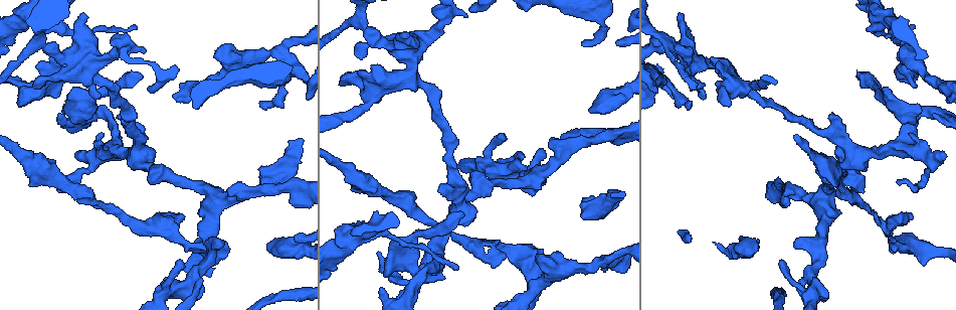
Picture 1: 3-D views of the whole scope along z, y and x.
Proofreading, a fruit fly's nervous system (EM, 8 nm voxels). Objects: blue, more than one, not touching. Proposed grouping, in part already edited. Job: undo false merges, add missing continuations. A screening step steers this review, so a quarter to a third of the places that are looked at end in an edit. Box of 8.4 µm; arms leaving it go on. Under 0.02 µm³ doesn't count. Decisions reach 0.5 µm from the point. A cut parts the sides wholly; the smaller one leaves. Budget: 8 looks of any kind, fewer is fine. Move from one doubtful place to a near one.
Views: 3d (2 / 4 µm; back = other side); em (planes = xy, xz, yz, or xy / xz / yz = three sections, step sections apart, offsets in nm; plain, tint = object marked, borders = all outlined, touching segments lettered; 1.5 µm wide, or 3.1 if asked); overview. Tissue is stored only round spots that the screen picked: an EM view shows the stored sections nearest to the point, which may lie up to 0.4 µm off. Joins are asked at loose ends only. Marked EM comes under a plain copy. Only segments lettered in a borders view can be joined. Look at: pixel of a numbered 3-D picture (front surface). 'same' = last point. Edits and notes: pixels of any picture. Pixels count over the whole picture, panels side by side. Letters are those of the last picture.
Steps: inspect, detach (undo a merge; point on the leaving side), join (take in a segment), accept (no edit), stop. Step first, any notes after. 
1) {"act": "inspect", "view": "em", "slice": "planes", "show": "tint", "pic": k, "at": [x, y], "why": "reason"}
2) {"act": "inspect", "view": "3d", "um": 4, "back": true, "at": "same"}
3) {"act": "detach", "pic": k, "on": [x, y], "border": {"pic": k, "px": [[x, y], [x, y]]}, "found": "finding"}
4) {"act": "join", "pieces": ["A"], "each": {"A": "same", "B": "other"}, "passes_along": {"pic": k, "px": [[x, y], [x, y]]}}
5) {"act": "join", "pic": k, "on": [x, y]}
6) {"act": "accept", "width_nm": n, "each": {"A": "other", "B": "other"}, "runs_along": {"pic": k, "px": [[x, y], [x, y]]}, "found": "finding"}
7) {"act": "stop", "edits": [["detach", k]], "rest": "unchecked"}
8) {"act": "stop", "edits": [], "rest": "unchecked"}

{"act": "inspect", "view": "em", "slice": "xy", "step": 4, "show": "borders", "pic": 1, "at": [719, 69], "why": "stops while still wide"}

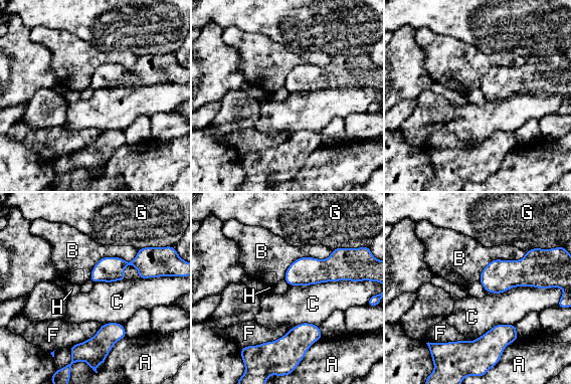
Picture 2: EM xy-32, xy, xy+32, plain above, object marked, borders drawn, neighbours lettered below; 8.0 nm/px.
{"act": "inspect", "view": "em", "slice": "planes", "show": "borders", "at": "same"}

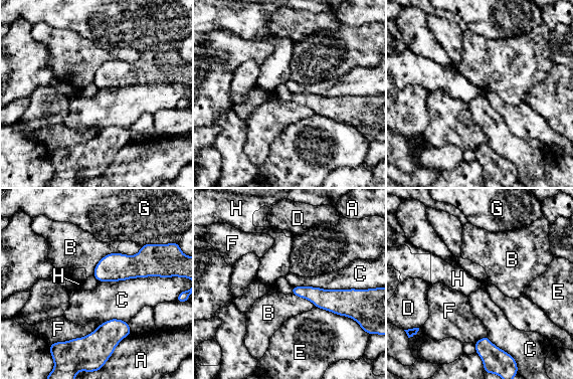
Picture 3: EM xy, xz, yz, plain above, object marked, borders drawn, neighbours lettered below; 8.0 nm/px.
{"act": "accept", "each": {"A": "other", "B": "other", "C": "other", "D": "other", "E": "other", "F": "other", "G": "other", "H": "other"}, "border": {"pic": 3, "px": [[166, 276], [138, 276], [99, 281]]}, "found": "no lettered segment goes on from it"}

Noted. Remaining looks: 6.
{"act": "inspect", "view": "em", "slice": "planes", "show": "tint", "pic": 1, "at": [179, 215], "why": "branch stops here"}

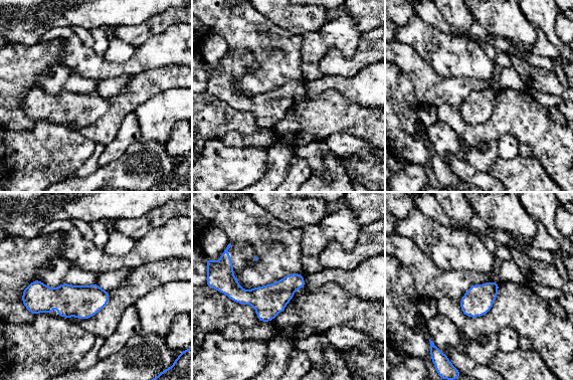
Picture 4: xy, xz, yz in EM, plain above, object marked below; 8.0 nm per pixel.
{"act": "inspect", "view": "em", "slice": "planes", "show": "borders", "at": "same", "why": "see the neighbours"}

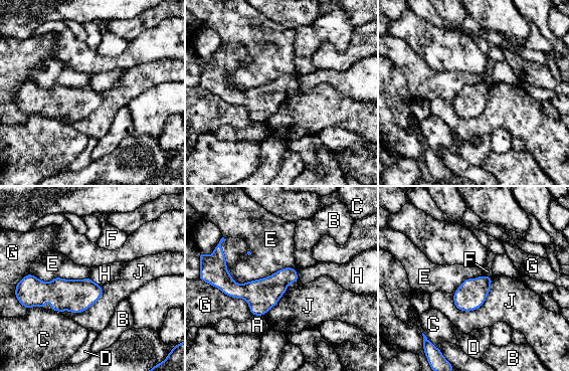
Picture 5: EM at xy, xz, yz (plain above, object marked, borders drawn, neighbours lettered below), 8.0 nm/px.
{"act": "accept", "longest_contact_nm": ["E", 550], "each": {"A": "other", "B": "other", "C": "other", "D": "other", "E": "other", "F": "other", "G": "other", "H": "other", "J": "other"}, "border": {"pic": 5, "px": [[297, 268], [298, 279], [287, 288]]}, "found": "no lettered segment goes on from it"}

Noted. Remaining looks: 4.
{"act": "inspect", "view": "em", "slice": "planes", "show": "tint", "pic": 1, "at": [134, 25]}

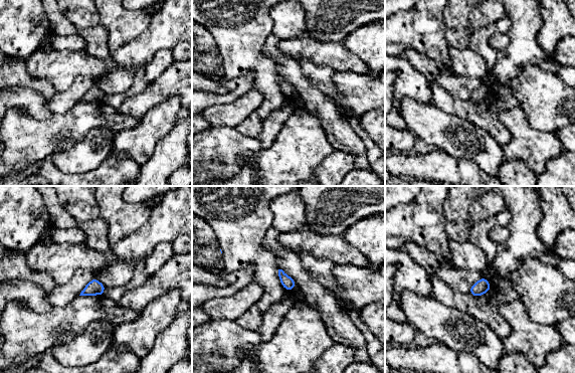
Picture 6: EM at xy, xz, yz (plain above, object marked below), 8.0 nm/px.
{"act": "inspect", "view": "em", "slice": "planes", "show": "borders", "at": "same"}

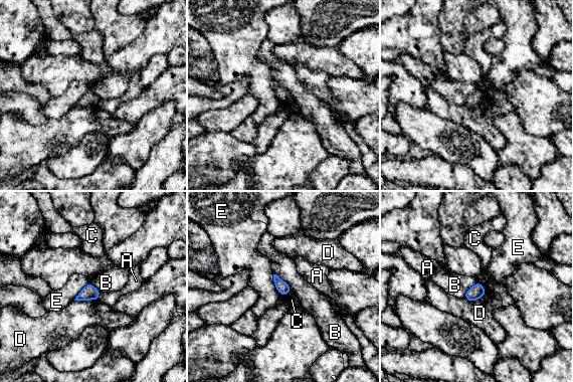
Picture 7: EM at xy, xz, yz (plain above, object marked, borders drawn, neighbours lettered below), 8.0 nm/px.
{"act": "accept", "width_nm": 100, "longest_contact_nm": ["E", 200], "each": {"A": "other", "B": "other", "C": "other", "D": "other", "E": "other"}, "found": "no lettered segment goes on from it"}

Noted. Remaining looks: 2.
{"act": "stop", "edits": [], "rest": "unchecked"}

